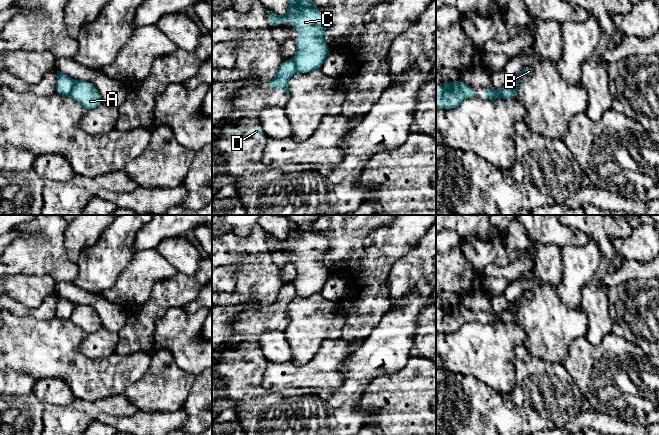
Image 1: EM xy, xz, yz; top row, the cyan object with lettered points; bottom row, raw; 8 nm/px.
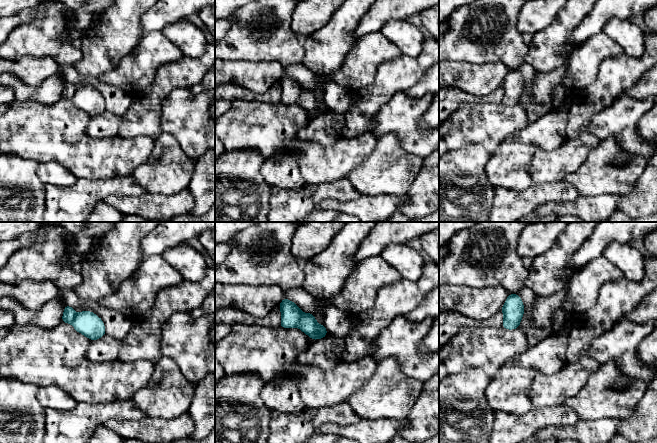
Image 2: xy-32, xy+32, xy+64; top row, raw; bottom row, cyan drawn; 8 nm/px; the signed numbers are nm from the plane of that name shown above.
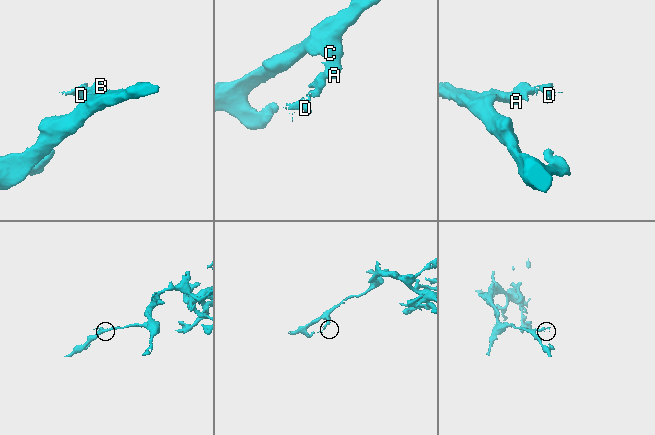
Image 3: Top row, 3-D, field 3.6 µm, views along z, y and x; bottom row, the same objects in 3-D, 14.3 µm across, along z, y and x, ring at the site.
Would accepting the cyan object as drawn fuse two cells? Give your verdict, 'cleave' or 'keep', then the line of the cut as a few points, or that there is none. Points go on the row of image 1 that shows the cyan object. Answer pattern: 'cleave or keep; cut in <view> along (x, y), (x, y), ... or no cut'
cleave; cut in xy along (75, 81), (68, 94)

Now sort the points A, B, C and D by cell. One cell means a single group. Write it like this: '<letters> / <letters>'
A C / B D

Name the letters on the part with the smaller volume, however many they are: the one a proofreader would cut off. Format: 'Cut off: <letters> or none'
Cut off: B, D

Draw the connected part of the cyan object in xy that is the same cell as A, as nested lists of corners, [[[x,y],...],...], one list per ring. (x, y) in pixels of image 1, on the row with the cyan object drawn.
[[[75,81],[69,96],[86,110],[94,109],[102,103],[99,91],[88,81]]]

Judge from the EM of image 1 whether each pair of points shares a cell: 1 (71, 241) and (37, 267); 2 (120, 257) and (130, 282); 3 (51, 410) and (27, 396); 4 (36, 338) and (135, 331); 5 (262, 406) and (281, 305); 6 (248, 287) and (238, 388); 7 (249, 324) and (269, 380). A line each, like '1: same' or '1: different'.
1: different
2: different
3: different
4: different
5: same
6: different
7: different

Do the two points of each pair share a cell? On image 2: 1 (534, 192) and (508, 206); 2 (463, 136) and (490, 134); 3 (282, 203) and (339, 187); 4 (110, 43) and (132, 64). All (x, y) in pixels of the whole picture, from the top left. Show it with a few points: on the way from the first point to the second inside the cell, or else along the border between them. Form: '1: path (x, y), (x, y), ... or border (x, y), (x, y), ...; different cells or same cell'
1: path (528, 198), (520, 206), (514, 206); same cell
2: path (470, 134), (483, 134); same cell
3: path (296, 203), (302, 202), (310, 195), (325, 191); same cell
4: border (140, 40), (129, 53), (112, 69), (106, 72); different cells

